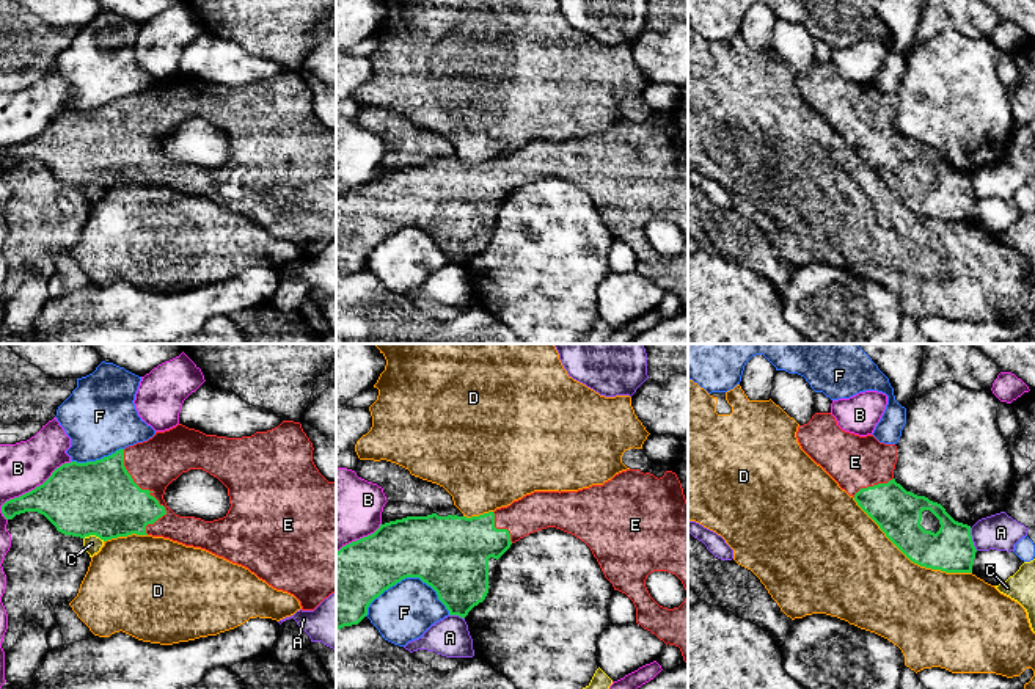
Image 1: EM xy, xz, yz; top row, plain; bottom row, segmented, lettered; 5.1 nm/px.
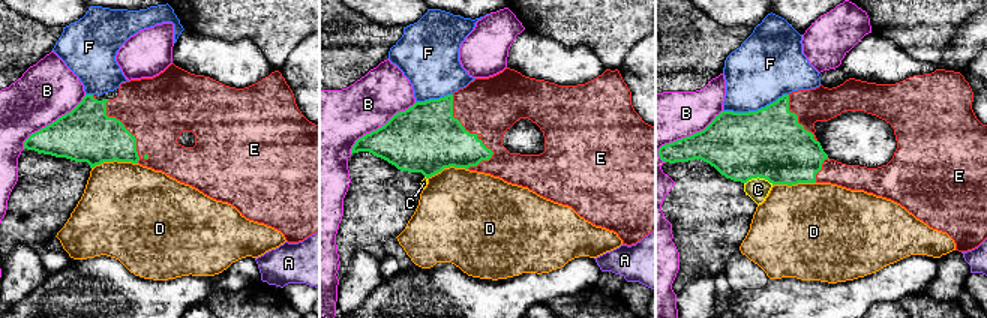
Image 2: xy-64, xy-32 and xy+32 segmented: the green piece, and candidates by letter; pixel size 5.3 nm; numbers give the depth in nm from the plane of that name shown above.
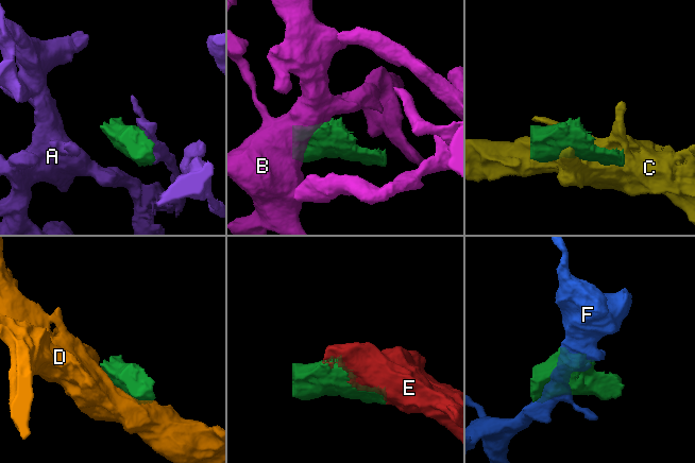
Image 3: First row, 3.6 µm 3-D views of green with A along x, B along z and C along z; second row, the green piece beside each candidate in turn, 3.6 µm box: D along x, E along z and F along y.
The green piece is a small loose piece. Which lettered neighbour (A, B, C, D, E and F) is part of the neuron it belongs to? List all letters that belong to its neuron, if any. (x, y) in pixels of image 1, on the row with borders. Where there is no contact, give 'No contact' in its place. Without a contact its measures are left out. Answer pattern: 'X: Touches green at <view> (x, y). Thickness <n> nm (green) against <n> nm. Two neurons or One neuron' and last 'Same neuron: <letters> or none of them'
A: Touches green at yz (971, 539). Thickness 240 nm (green) against 190 nm. Two neurons
B: Touches green at xy (32, 490). Thickness 380 nm (green) against 240 nm. Two neurons
C: Touches green at xy (95, 534). Thickness 380 nm (green) against 90 nm. Two neurons
D: Touches green at yz (910, 559). Thickness 240 nm (green) against 460 nm. Two neurons
E: Touches green at xy (149, 492). Thickness 380 nm (green) against 260 nm. One neuron
F: Touches green at xz (405, 576). Thickness 380 nm (green) against 300 nm. Two neurons
Same neuron: E

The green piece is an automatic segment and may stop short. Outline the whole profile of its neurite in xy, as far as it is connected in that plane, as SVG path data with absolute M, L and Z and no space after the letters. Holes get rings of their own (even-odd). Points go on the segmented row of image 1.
M294 421L242 438L206 435L177 424L101 460L61 465L42 485L6 501L2 513L13 519L38 512L58 532L80 538L96 535L107 541L137 534L201 548L294 595L302 611L314 611L336 593L336 482L319 472L313 450L302 424ZM190 469L203 469L228 488L231 507L223 518L179 516L166 505L166 487Z

